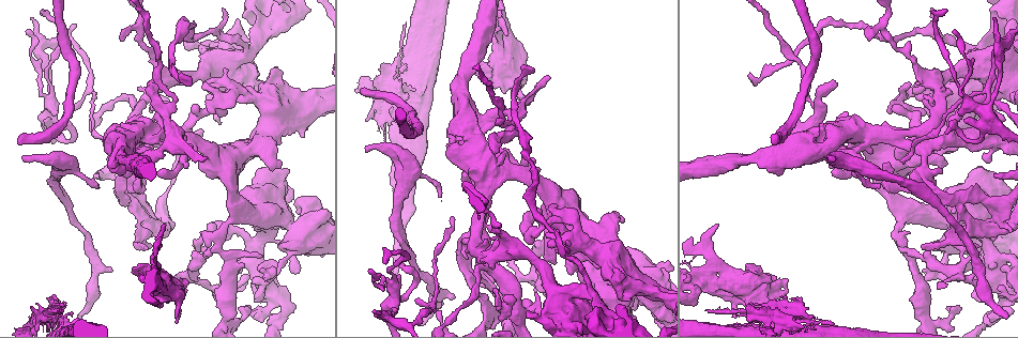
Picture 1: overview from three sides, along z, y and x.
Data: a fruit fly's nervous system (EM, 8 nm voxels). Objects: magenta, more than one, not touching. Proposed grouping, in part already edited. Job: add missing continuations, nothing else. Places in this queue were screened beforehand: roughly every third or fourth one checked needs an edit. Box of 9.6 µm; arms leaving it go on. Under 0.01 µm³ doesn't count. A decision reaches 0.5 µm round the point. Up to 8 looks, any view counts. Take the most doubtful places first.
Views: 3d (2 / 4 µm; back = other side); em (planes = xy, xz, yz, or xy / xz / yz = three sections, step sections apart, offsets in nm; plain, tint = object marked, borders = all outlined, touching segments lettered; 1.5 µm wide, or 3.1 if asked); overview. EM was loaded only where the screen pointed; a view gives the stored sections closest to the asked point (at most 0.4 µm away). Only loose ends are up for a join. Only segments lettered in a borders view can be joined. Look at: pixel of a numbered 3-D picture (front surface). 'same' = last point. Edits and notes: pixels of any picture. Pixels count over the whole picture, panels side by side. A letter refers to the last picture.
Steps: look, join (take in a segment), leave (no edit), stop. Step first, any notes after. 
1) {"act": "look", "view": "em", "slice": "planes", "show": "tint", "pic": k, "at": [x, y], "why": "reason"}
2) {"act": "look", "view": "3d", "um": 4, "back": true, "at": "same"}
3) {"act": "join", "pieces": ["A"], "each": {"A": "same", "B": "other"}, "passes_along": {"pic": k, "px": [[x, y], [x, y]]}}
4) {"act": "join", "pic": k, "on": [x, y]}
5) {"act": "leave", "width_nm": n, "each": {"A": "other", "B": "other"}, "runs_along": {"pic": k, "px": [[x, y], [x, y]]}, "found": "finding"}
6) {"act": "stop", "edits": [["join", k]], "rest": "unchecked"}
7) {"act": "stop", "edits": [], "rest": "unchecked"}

{"act": "look", "view": "3d", "um": 2, "back": true, "pic": 1, "at": [365, 150], "why": "free end"}

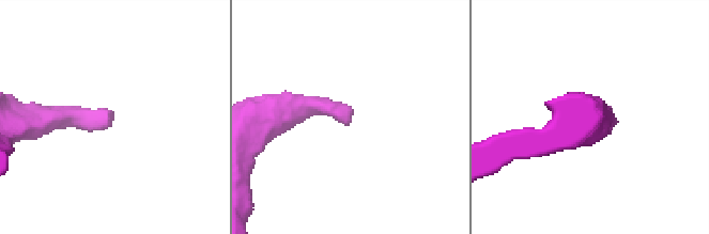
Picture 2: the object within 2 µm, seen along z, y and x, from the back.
{"act": "look", "view": "em", "slice": "planes", "show": "borders", "pic": 2, "at": [107, 113], "why": "need the tissue"}

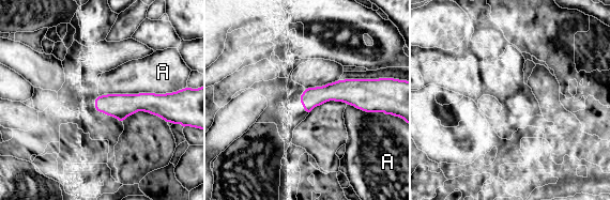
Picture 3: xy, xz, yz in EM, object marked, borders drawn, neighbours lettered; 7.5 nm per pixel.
{"act": "leave", "width_nm": 150, "each": {"A": "other"}, "border": {"pic": 3, "px": [[176, 91], [167, 93], [107, 94]]}, "found": "no lettered segment goes on from it"}

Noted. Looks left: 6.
{"act": "look", "view": "em", "slice": "planes", "show": "borders", "pic": 1, "at": [996, 19]}

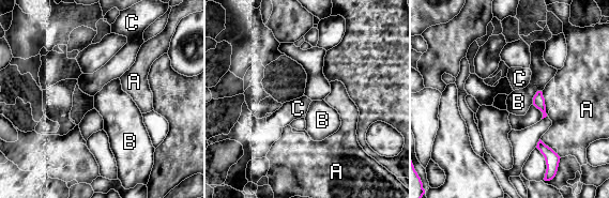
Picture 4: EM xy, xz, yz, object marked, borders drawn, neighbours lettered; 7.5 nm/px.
{"act": "leave", "each": {"A": "other", "B": "other", "C": "other"}, "border": {"pic": 4, "px": [[539, 139], [551, 149]]}, "found": "no lettered segment goes on from it"}

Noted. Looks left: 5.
{"act": "look", "view": "em", "slice": "xz", "step": 8, "show": "borders", "pic": 1, "at": [164, 225], "why": "tapers out"}

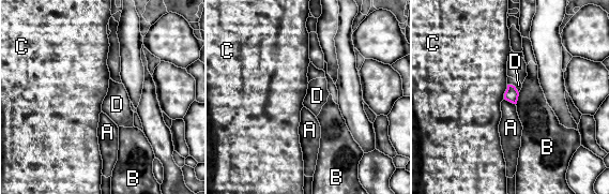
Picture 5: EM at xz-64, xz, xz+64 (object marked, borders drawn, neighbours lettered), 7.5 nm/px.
{"act": "join", "pieces": ["D"], "each": {"A": "other", "B": "other", "C": "other", "D": "same"}, "found": "the neuron continues"}

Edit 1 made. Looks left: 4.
{"act": "stop", "edits": [["join", 5]], "rest": "unchecked"}

